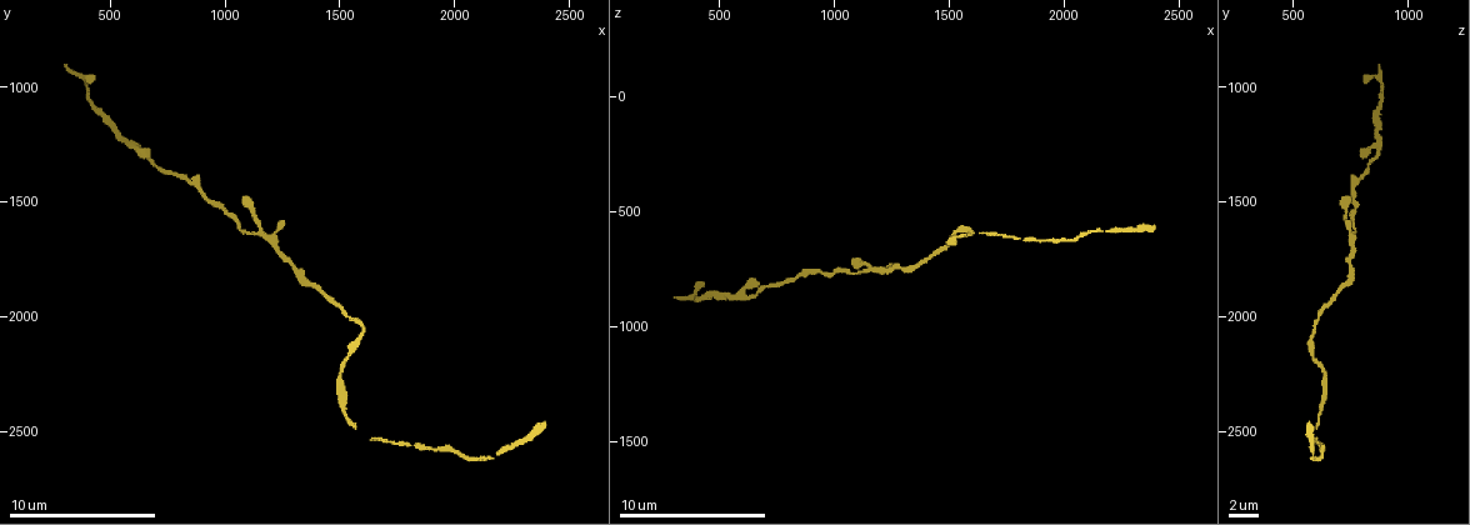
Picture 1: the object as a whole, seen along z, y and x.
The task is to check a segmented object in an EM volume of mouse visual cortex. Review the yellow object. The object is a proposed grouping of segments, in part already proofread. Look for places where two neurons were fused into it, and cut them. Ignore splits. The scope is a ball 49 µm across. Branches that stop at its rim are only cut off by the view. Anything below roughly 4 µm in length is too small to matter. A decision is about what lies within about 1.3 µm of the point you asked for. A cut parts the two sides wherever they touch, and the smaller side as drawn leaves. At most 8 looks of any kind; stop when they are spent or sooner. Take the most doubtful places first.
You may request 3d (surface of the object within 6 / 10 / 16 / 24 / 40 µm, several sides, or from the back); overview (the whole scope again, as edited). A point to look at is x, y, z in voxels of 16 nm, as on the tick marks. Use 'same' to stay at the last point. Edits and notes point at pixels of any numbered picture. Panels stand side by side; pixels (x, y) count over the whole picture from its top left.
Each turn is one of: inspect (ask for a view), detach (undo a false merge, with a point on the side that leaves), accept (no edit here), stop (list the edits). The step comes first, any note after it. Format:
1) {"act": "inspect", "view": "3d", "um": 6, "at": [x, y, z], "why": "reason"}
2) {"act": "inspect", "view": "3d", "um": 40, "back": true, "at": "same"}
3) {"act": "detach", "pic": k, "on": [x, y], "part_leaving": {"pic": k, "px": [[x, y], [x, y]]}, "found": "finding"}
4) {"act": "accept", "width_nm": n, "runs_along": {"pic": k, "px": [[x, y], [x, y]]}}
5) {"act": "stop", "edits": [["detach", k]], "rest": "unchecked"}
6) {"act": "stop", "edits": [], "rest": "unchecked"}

{"act": "inspect", "view": "3d", "um": 6, "at": [1600, 2030, 590], "why": "calibre changes"}

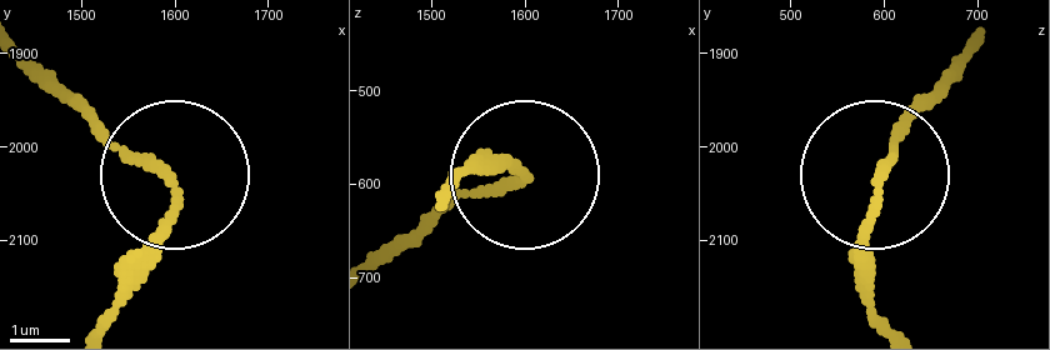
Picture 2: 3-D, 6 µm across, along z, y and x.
{"act": "accept", "found": "continuous, no second neuron"}

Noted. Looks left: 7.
{"act": "inspect", "view": "3d", "um": 10, "at": [650, 1280, 860], "why": "three arms meet"}

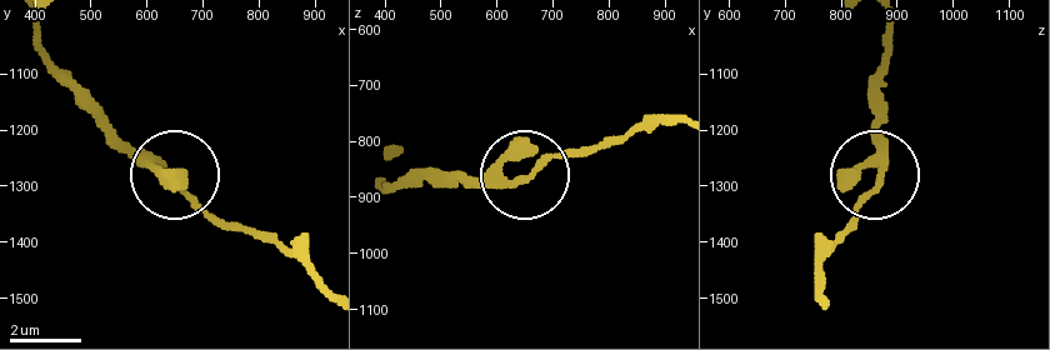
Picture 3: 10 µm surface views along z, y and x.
{"act": "inspect", "view": "3d", "um": 10, "back": true, "at": [645, 1295, 865], "why": "other side"}

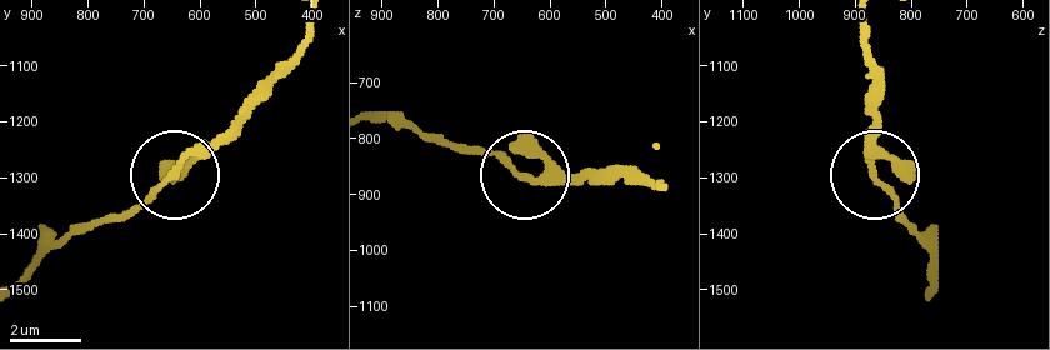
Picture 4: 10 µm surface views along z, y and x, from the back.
{"act": "accept", "runs_along": {"pic": 4, "px": [[373, 119], [534, 173], [611, 173]]}, "found": "continuous, no second neuron"}

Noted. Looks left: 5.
{"act": "inspect", "view": "3d", "um": 10, "at": [1850, 2570, 610], "why": "calibre changes"}

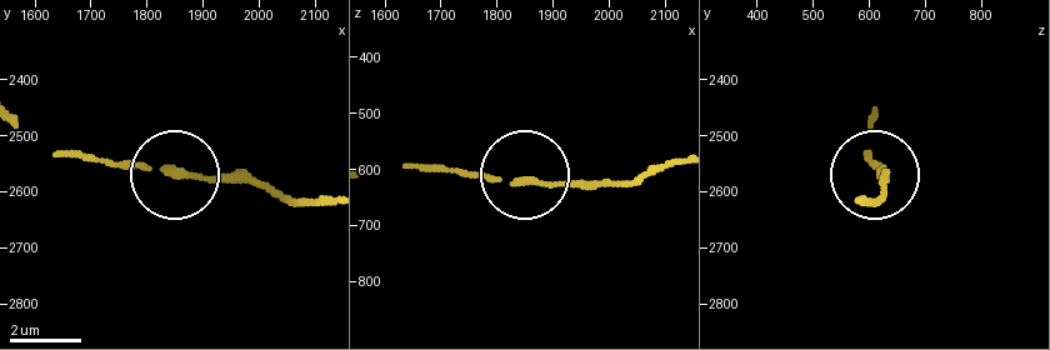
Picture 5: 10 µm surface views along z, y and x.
{"act": "inspect", "view": "3d", "um": 10, "back": true, "at": [1860, 2570, 625]}

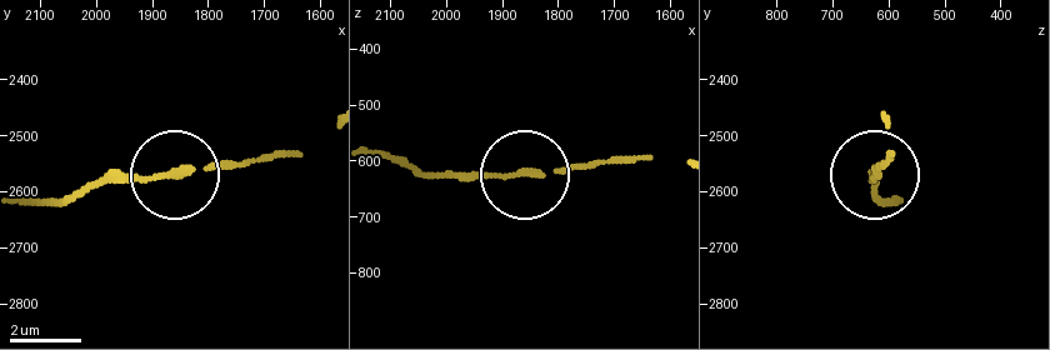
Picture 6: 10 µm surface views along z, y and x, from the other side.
{"act": "accept", "found": "all the same neuron"}

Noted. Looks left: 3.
{"act": "inspect", "view": "3d", "um": 6, "at": [1520, 2420, 600], "why": "thick turns thin"}

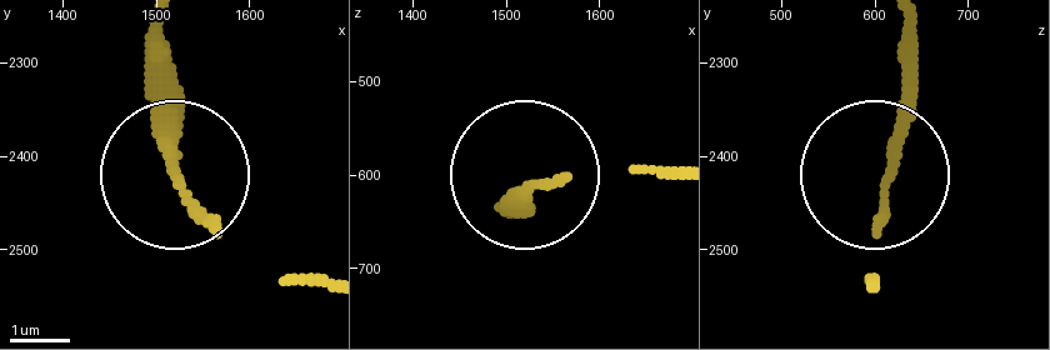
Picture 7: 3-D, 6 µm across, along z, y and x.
{"act": "accept", "runs_along": {"pic": 7, "px": [[164, 33], [174, 181], [208, 226], [293, 281]]}, "found": "continuous, no second neuron"}

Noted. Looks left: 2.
{"act": "stop", "edits": [], "rest": "unchecked"}

